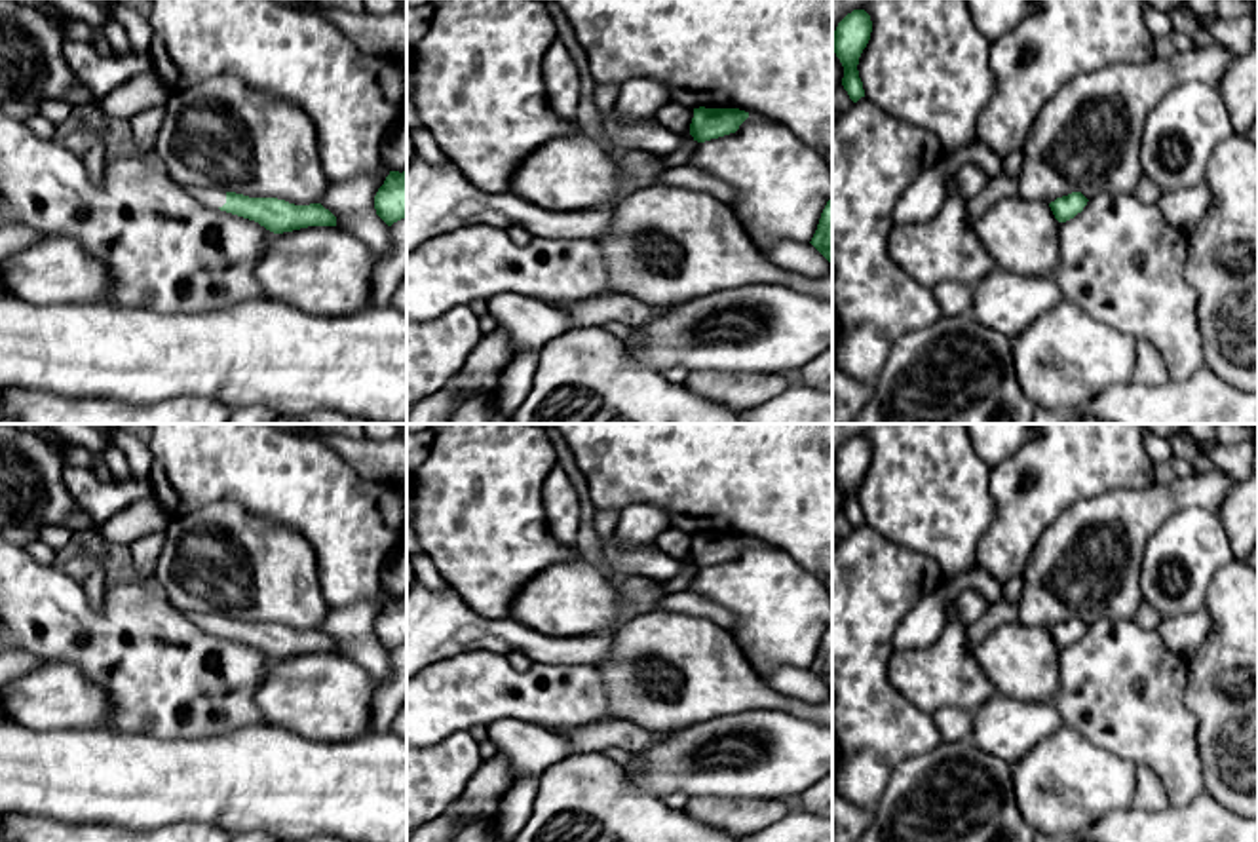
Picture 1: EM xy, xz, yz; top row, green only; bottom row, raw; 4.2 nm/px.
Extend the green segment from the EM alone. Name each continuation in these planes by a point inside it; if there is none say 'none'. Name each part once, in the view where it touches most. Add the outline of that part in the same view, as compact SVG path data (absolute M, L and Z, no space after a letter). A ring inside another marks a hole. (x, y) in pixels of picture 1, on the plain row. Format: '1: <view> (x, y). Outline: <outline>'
1: xy (213, 624). Outline: M188 614L188 618L203 631L219 635L226 629L226 618L222 616L205 616L205 614Z

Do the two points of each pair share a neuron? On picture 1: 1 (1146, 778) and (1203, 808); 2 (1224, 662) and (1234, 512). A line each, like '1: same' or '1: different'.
1: different
2: different

